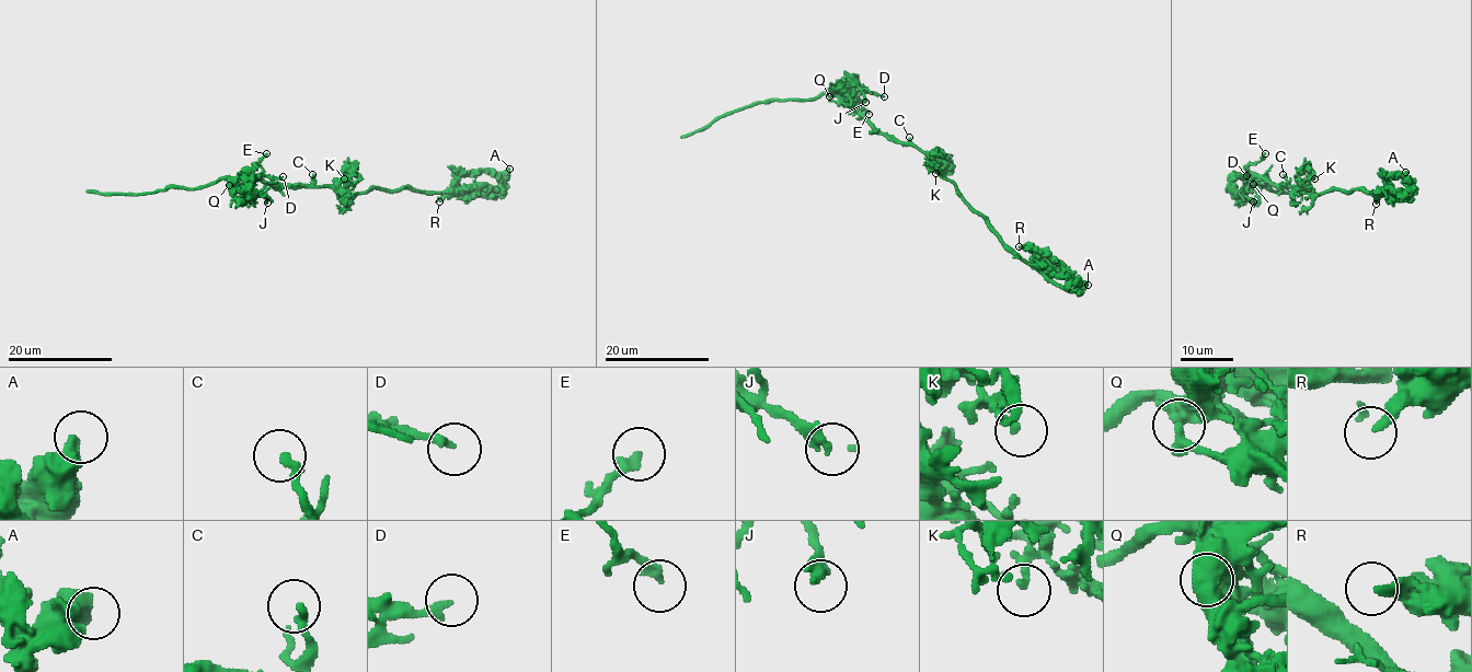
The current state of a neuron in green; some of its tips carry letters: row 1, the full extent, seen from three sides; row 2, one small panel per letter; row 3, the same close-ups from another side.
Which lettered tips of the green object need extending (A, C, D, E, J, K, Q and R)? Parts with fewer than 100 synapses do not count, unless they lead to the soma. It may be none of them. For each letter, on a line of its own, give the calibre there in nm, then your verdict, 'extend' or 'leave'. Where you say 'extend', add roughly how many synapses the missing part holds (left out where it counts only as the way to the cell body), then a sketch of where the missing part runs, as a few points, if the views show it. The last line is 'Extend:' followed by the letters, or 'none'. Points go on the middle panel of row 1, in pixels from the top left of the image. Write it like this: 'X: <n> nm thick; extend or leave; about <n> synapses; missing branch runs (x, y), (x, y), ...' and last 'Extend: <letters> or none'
A: 460 nm thick; leave
C: 240 nm thick; leave
D: 240 nm thick; leave
E: 240 nm thick; leave
J: 280 nm thick; leave
K: 200 nm thick; leave
Q: 320 nm thick; leave
R: 280 nm thick; leave
Extend: none

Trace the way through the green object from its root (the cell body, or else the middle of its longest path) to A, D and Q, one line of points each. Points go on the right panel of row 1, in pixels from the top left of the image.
A: (1291, 186), (1310, 194), (1366, 190), (1390, 194), (1387, 177), (1406, 176), (1405, 172)
D: (1291, 186), (1273, 186), (1261, 176), (1246, 175)
Q: (1291, 186), (1273, 186), (1263, 180), (1256, 187), (1253, 184)

